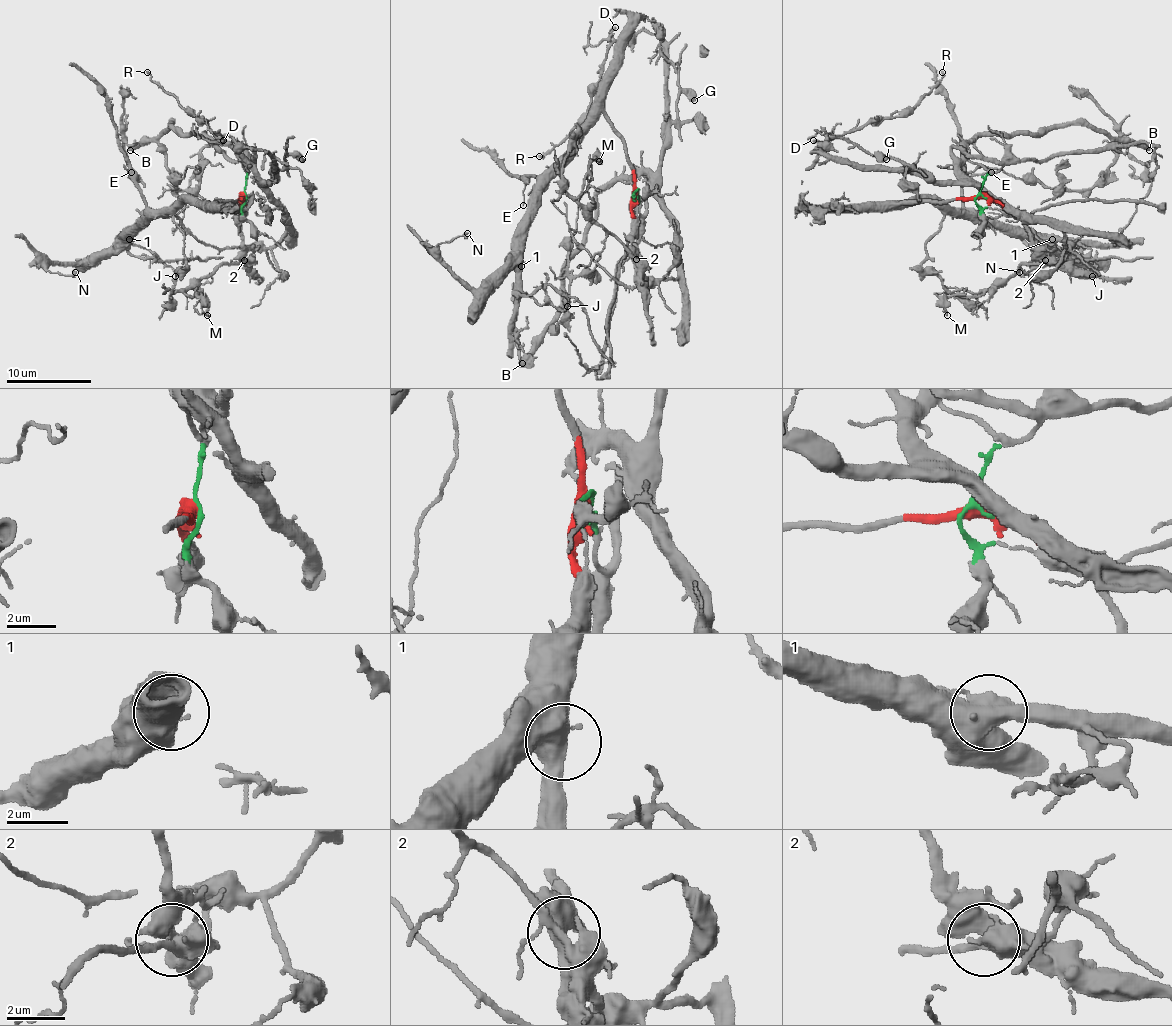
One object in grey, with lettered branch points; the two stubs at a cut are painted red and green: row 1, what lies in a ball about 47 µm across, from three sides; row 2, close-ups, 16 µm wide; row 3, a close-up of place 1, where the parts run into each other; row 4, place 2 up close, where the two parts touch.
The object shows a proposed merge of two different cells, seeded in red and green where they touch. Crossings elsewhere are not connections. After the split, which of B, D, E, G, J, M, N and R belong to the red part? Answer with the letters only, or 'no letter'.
E, J, N

